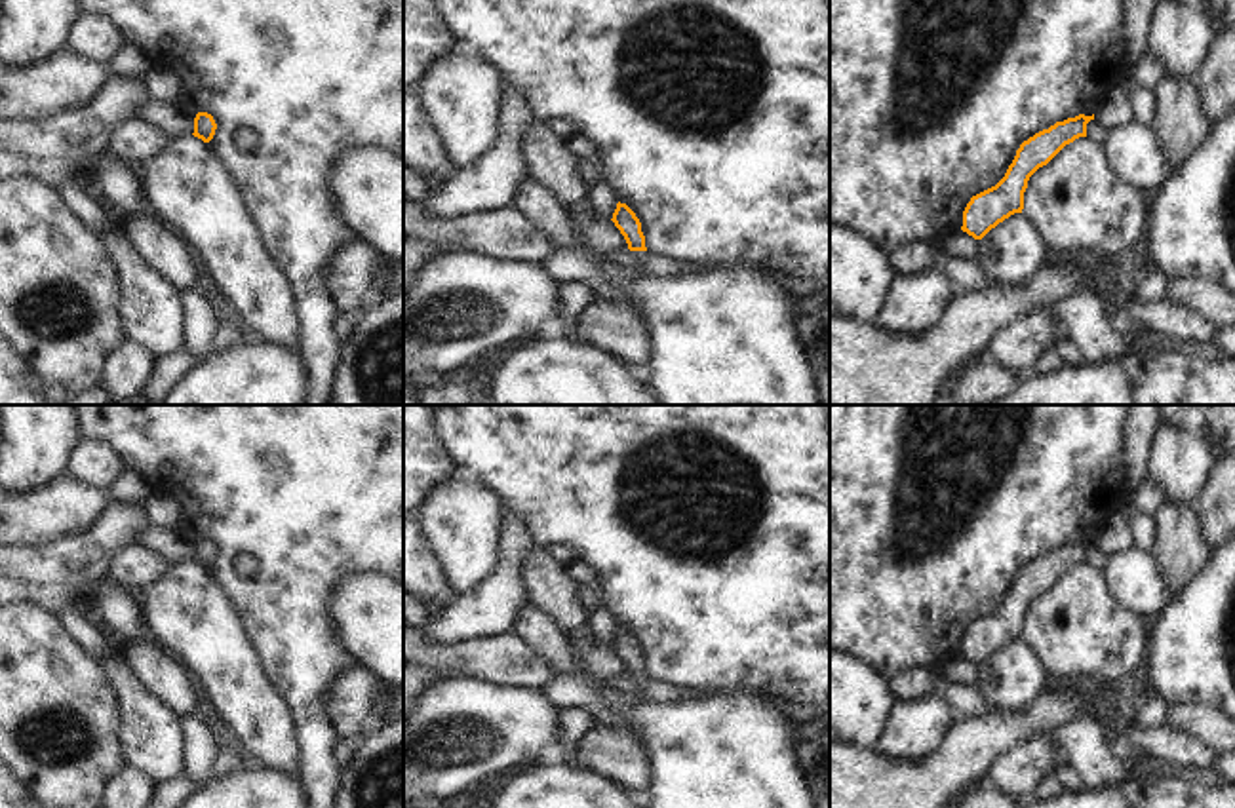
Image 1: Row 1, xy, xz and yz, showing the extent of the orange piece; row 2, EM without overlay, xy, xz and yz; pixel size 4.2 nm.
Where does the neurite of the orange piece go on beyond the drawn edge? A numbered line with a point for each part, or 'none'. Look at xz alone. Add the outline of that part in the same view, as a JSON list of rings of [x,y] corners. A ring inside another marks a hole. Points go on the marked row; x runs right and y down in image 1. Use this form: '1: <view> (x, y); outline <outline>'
none

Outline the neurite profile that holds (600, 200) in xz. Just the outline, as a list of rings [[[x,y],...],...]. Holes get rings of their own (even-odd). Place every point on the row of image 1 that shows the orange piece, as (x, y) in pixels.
[[[601,179],[592,181],[592,188],[582,202],[586,205],[586,217],[594,221],[611,221],[618,203],[615,192]]]

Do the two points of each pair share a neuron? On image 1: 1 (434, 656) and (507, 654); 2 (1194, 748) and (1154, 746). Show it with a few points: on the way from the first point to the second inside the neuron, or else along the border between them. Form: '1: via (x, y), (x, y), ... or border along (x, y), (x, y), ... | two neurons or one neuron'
1: via (451, 654), (490, 654) | one neuron
2: via (1184, 748), (1163, 746) | one neuron

